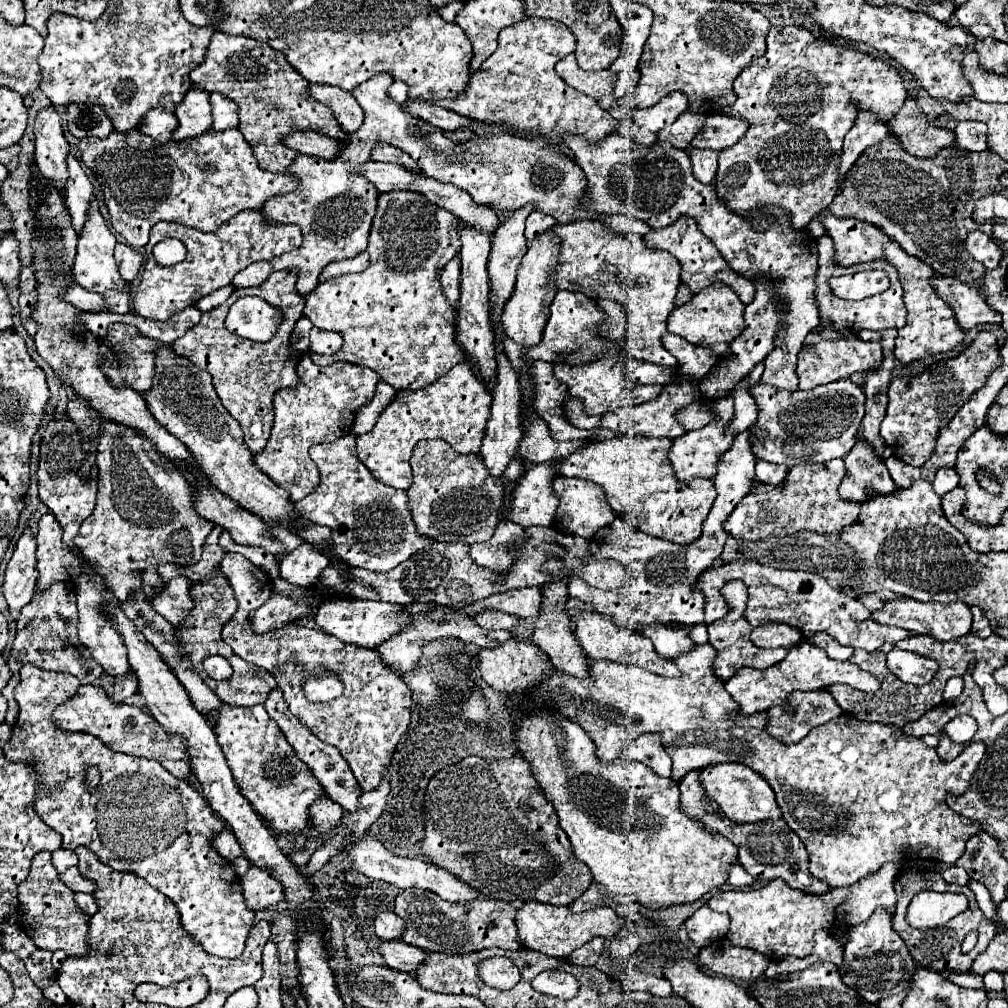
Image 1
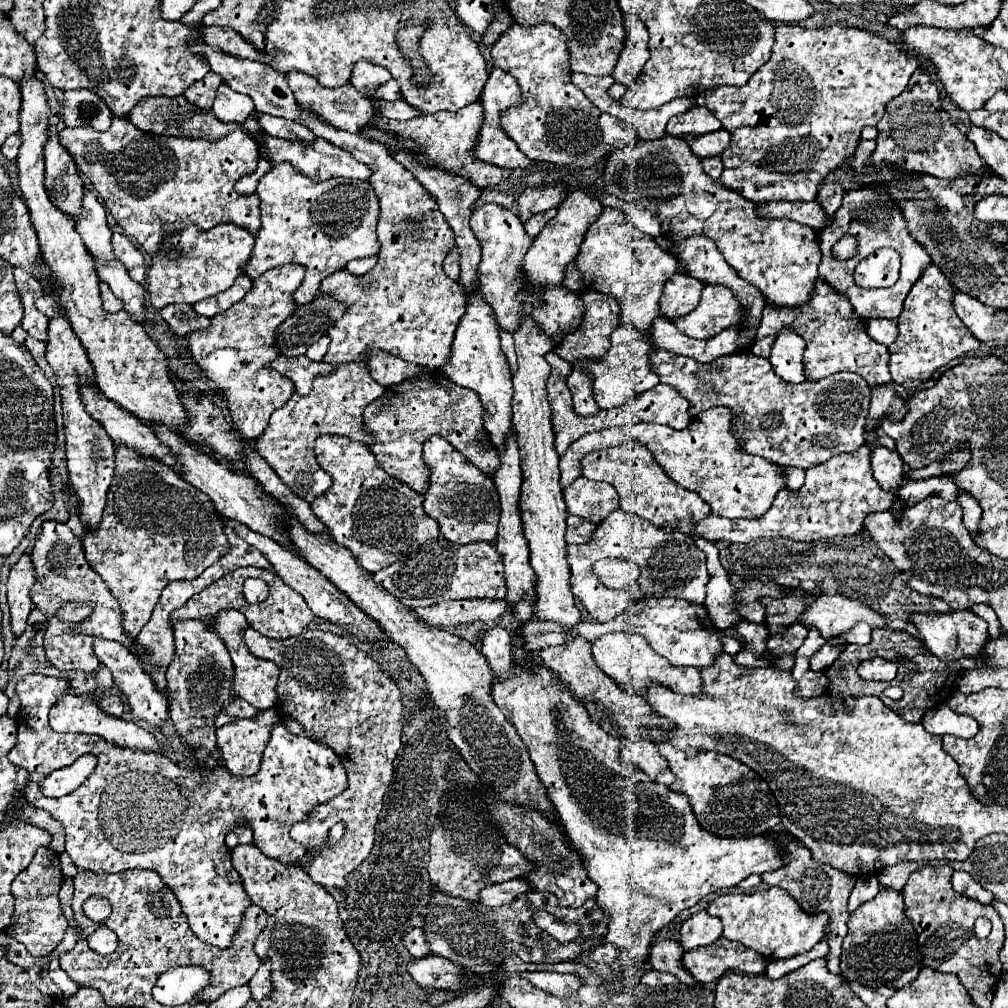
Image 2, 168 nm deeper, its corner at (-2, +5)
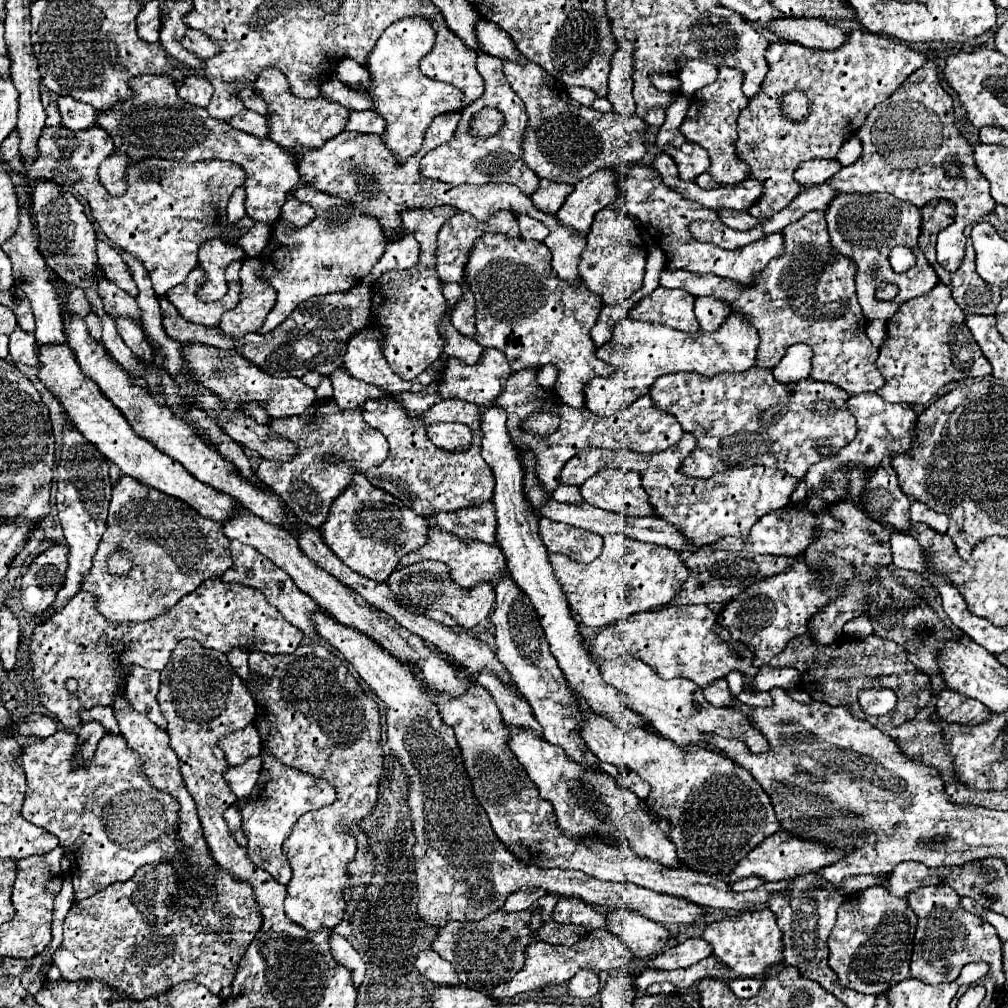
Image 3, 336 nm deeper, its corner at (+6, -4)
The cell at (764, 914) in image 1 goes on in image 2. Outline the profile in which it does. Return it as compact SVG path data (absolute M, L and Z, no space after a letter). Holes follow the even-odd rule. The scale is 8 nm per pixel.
M770 887L768 891L752 895L720 895L710 903L708 913L712 917L720 917L726 939L738 941L752 951L758 951L766 959L788 959L800 953L808 953L826 931L826 913L804 913L798 903L780 887Z

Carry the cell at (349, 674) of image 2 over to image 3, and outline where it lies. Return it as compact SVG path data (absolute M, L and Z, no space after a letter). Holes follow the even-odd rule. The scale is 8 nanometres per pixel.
M302 644L292 654L276 656L250 652L248 664L252 672L260 672L260 676L268 680L268 684L260 688L260 696L256 696L254 718L254 724L262 738L262 748L292 768L300 768L302 772L326 778L336 788L336 802L314 813L302 815L282 844L282 850L292 866L292 880L288 882L288 896L284 902L286 914L306 930L320 930L324 926L334 928L342 920L342 912L346 908L344 886L348 882L348 864L356 856L358 848L356 836L350 832L350 828L358 826L372 814L378 798L378 788L382 784L384 754L380 746L380 708L372 696L366 696L364 688L350 674L346 664L320 644Z

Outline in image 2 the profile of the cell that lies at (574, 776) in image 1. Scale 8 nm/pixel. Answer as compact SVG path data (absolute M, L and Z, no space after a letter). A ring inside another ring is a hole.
M514 663L514 675L510 679L494 681L492 697L530 749L530 759L536 765L538 777L546 785L564 831L570 837L572 847L582 855L588 877L598 885L596 903L608 915L608 933L604 939L618 949L618 961L622 963L624 973L624 981L618 989L632 987L630 979L642 969L656 931L668 925L680 911L694 907L700 899L718 889L738 885L752 873L762 875L788 863L784 849L778 841L772 841L770 835L720 839L696 823L688 797L668 789L666 785L654 783L640 769L622 767L618 759L620 739L614 739L594 723L586 707L576 697L572 699L570 689L548 667Z

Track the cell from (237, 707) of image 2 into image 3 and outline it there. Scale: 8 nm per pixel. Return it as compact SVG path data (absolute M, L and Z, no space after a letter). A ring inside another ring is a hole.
M252 722L246 728L242 728L240 732L222 736L218 744L220 744L228 764L238 764L240 760L246 760L246 756L260 754L260 736Z

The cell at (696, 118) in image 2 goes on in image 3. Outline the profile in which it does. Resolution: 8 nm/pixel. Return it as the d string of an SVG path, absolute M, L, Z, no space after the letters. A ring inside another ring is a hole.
M720 68L718 78L708 88L696 92L696 96L690 102L688 114L680 126L680 134L688 142L696 142L710 154L710 174L718 184L736 184L740 180L746 180L748 166L736 158L736 118L738 112L748 104L748 98L744 96L740 88L740 72L732 68Z

